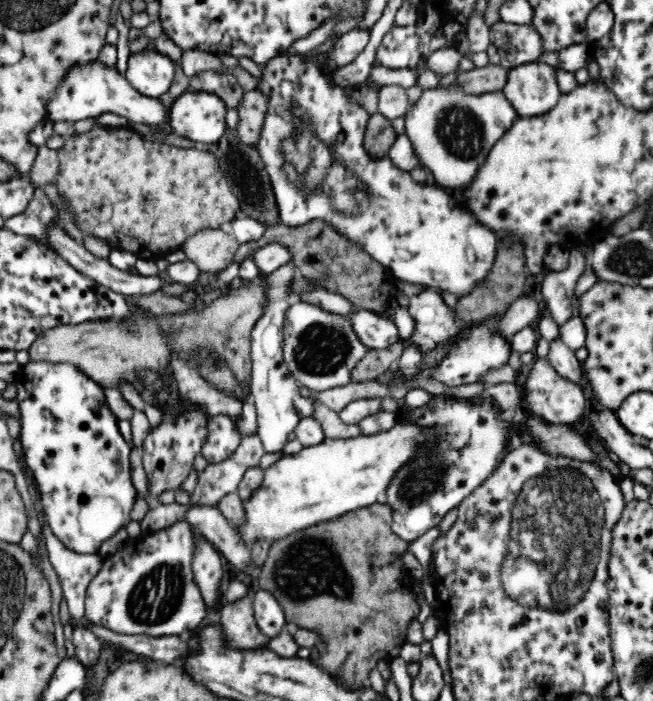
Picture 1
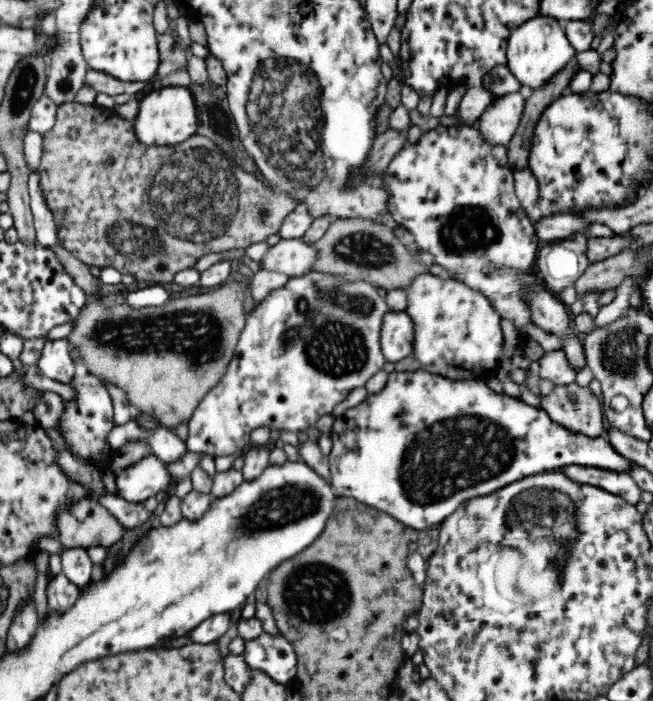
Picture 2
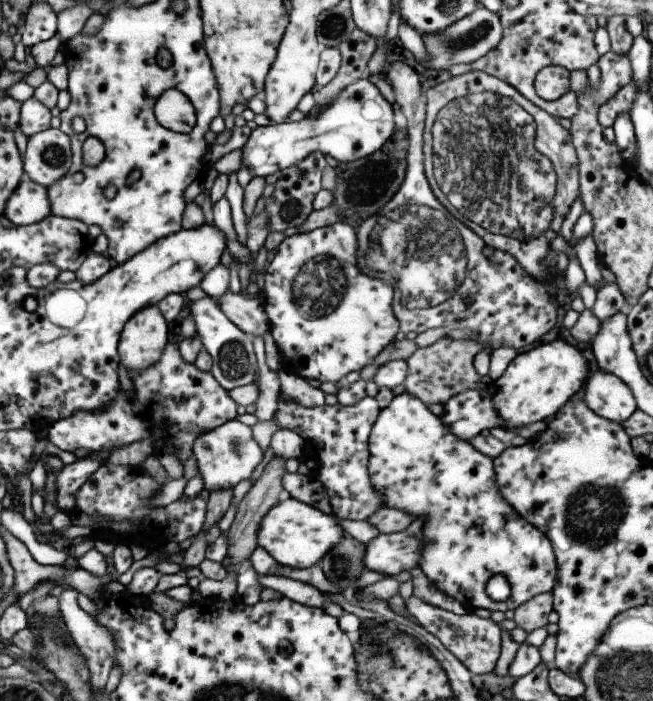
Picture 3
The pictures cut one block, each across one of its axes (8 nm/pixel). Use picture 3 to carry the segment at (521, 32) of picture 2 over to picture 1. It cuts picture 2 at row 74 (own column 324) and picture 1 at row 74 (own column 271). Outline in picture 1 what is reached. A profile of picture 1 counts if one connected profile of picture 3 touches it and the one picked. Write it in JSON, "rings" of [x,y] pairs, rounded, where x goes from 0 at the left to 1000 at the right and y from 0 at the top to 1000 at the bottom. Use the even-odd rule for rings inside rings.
{"rings":[[[825,84],[801,90],[781,98],[767,128],[796,168],[833,163],[862,133],[855,123],[855,103],[850,94]]]}

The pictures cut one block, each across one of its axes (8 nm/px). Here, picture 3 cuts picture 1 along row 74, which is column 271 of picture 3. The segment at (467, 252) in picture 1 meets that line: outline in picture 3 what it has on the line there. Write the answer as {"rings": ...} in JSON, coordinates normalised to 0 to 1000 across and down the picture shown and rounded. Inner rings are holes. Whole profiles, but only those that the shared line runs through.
{"rings":[[[511,318],[493,325],[485,325],[478,331],[461,331],[436,338],[430,347],[423,352],[421,365],[418,371],[410,374],[404,382],[403,411],[398,417],[400,434],[406,451],[409,451],[409,461],[412,465],[412,478],[421,488],[424,501],[427,502],[429,526],[440,534],[449,534],[456,539],[472,542],[485,542],[485,545],[507,545],[510,549],[519,549],[525,545],[530,534],[536,531],[553,529],[559,522],[570,519],[571,511],[600,486],[611,471],[611,459],[602,451],[599,442],[602,431],[602,417],[596,408],[590,408],[580,397],[568,397],[571,391],[553,387],[545,377],[545,357],[547,357],[545,331],[531,320]]]}

